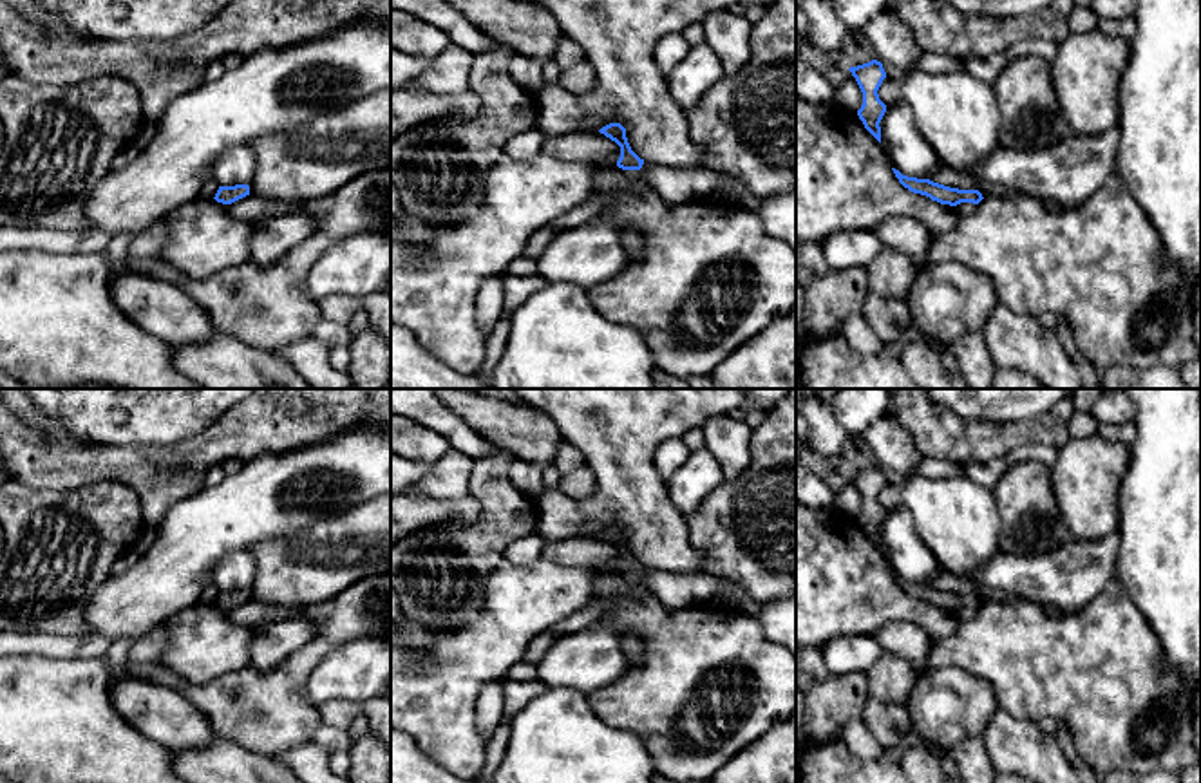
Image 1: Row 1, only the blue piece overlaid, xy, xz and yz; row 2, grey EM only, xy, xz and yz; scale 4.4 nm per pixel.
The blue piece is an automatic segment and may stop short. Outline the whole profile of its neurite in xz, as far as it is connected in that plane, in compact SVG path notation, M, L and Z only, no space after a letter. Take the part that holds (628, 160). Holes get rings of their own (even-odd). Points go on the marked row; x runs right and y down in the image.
M610 123L602 127L599 132L620 146L620 157L617 161L617 166L628 172L633 190L642 192L646 188L651 188L648 177L640 172L644 159L640 159L631 150L626 137L626 128L620 123Z

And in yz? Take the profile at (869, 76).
M872 60L868 63L850 67L848 69L856 78L861 92L863 92L863 105L857 110L859 119L863 121L865 128L881 143L881 119L886 112L886 105L879 99L879 87L886 78L883 63Z

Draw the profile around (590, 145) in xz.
M600 132L548 136L543 154L568 161L619 161L620 146Z

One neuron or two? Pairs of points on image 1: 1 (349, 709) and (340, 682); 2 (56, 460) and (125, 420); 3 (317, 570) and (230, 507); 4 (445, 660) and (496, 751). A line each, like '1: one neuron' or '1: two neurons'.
1: two neurons
2: two neurons
3: two neurons
4: two neurons

